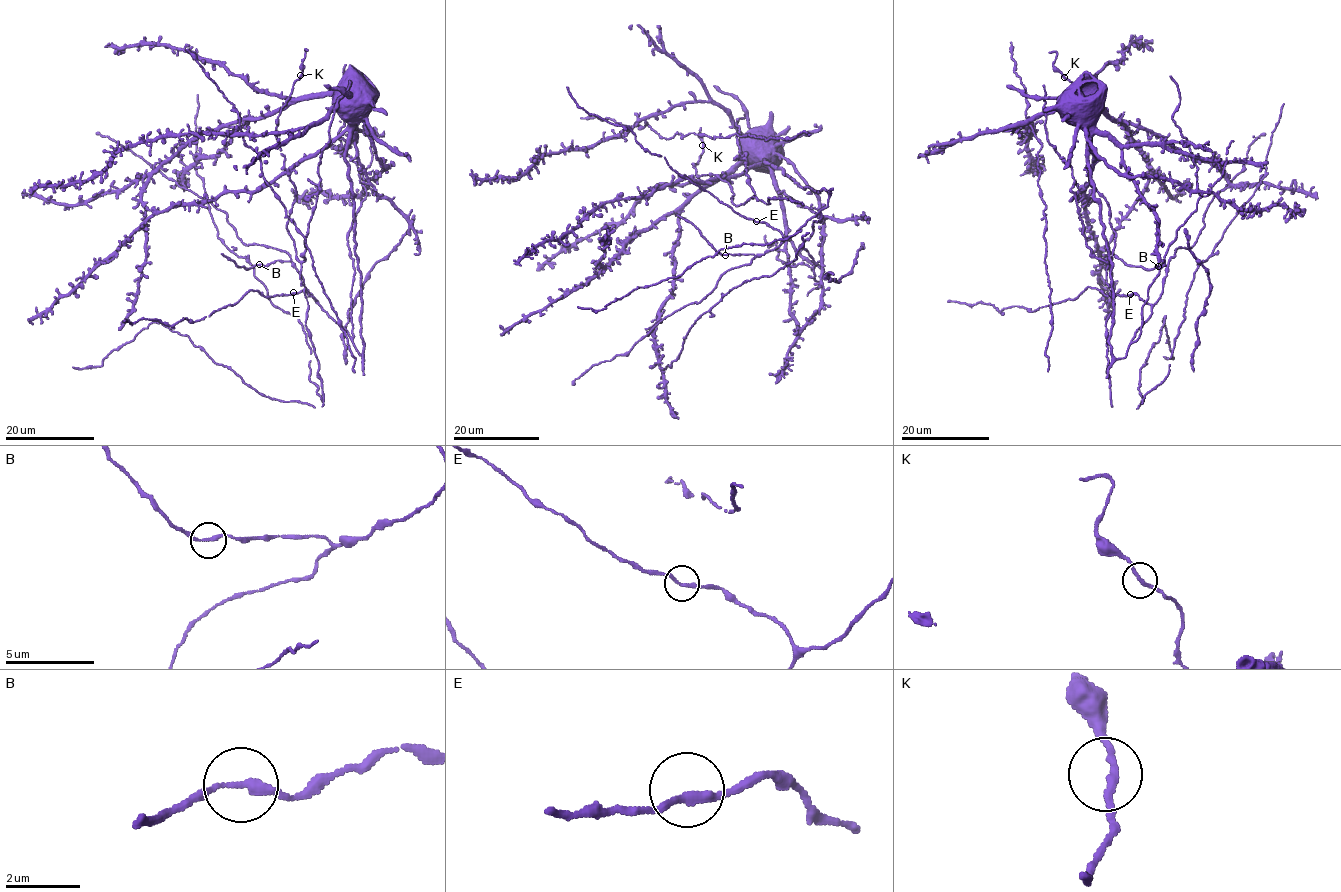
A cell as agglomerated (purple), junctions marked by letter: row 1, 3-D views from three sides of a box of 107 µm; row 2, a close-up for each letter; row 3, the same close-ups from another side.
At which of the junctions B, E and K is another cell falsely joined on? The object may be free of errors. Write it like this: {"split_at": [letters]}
{"split_at": []}

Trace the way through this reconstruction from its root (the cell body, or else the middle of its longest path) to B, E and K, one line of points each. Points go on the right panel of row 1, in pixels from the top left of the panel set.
B: (1081, 116), (1111, 263), (1109, 344), (1115, 358), (1125, 357), (1161, 295), (1167, 267), (1158, 267)
E: (1081, 116), (1111, 263), (1109, 344), (1115, 358), (1125, 357), (1152, 313), (1130, 294)
K: (1081, 116), (1078, 124), (1090, 134), (1094, 154), (1090, 171), (1088, 133), (1078, 118), (1074, 86), (1064, 77)

